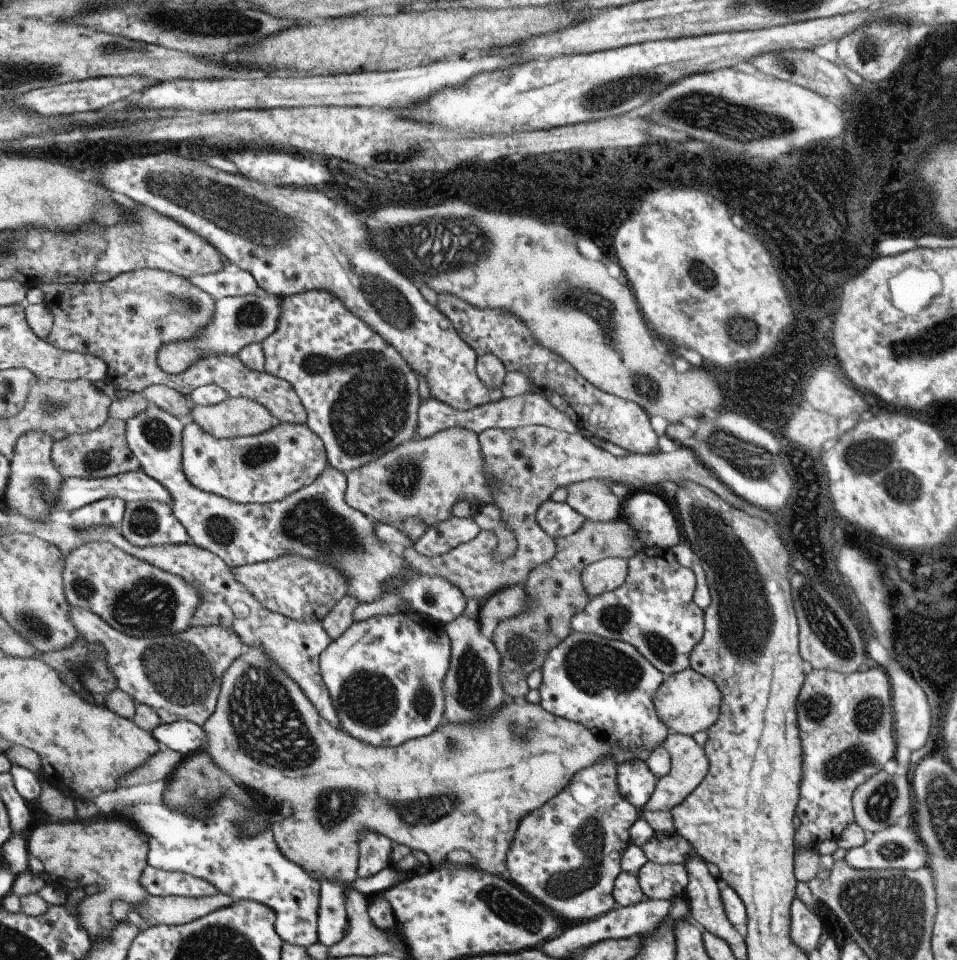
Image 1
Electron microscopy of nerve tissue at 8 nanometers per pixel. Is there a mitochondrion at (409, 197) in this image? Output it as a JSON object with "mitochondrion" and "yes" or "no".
{"mitochondrion":"yes"}

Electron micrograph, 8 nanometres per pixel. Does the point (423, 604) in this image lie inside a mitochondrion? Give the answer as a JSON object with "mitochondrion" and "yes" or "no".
{"mitochondrion":"no"}

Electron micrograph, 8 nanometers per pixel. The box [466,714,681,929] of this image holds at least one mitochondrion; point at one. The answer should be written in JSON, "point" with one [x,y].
{"point":[591,837]}

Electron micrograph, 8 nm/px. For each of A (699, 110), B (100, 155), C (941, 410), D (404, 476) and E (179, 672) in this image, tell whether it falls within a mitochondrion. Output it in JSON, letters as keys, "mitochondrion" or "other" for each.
{"A":"mitochondrion","B":"other","C":"other","D":"mitochondrion","E":"mitochondrion"}

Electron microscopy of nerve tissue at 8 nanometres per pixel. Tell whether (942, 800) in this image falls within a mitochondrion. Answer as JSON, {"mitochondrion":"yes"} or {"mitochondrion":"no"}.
{"mitochondrion":"yes"}

